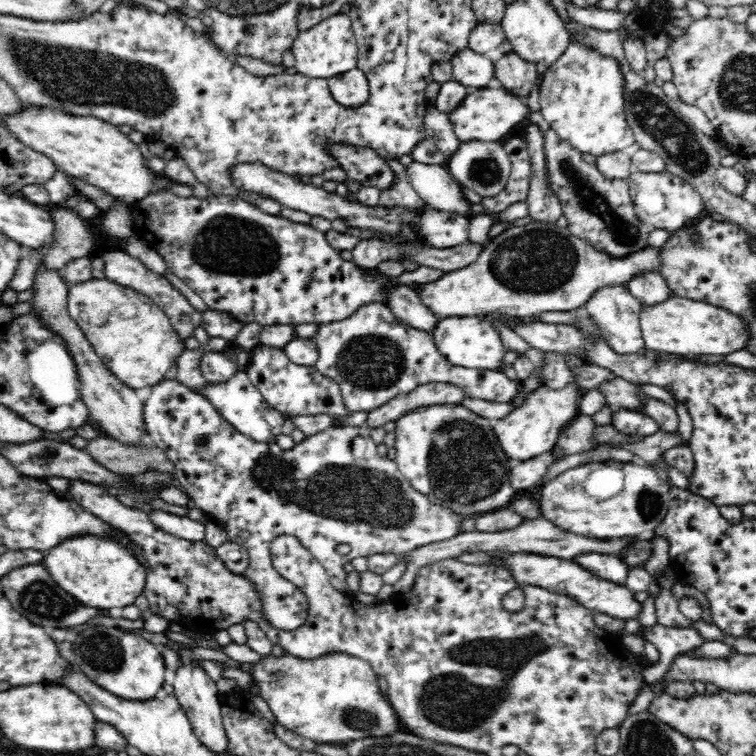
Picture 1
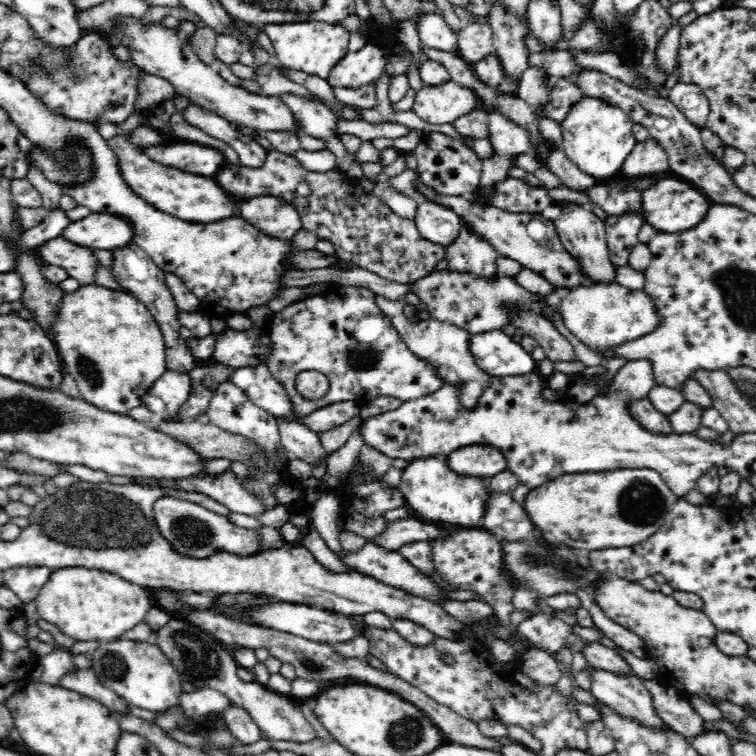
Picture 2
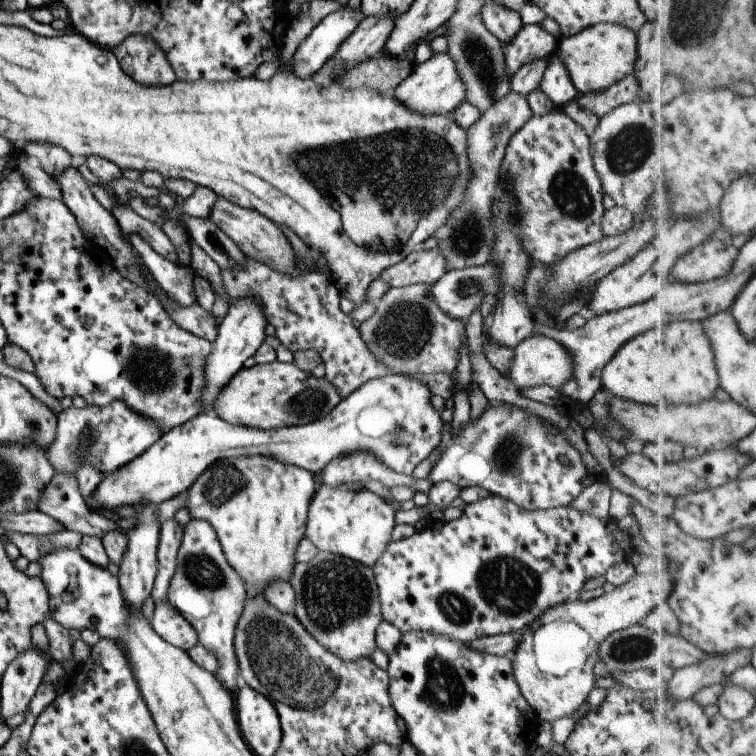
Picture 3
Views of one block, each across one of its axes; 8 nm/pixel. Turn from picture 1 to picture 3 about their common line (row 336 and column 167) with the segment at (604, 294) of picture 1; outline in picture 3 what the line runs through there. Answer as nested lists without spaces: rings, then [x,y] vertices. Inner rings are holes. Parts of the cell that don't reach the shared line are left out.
[[[169,602],[154,604],[150,625],[160,639],[185,652],[198,644],[195,629]]]

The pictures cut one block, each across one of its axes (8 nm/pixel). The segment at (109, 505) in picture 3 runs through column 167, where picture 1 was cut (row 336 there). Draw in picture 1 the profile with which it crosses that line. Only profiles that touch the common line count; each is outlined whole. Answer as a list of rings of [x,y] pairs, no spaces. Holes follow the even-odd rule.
[[[450,316],[440,319],[429,332],[438,352],[454,366],[496,370],[506,350],[498,331],[485,317]]]

